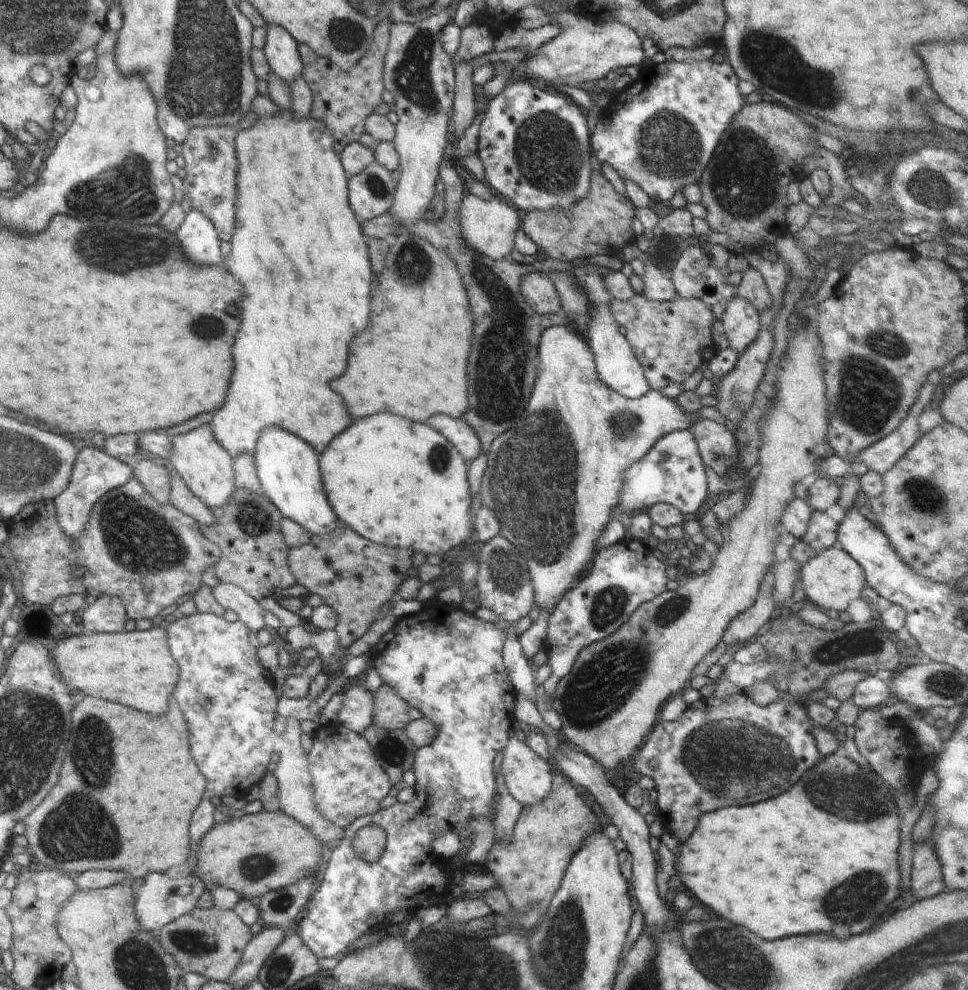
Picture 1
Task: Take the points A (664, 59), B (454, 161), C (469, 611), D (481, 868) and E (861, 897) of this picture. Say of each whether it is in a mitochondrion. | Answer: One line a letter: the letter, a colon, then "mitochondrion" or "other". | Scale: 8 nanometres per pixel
A: other
B: other
C: other
D: other
E: mitochondrion

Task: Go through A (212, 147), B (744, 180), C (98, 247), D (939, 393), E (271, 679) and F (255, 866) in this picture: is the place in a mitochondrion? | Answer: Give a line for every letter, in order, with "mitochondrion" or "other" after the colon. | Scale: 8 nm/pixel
A: mitochondrion
B: mitochondrion
C: mitochondrion
D: other
E: other
F: mitochondrion

